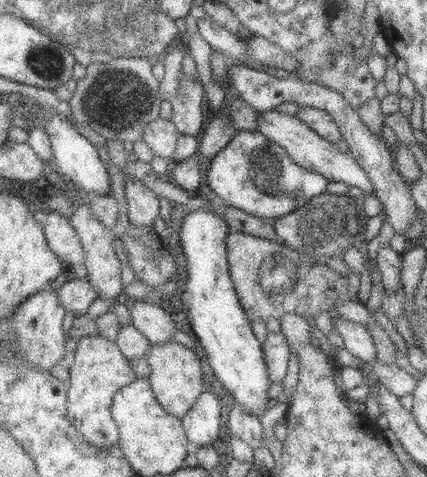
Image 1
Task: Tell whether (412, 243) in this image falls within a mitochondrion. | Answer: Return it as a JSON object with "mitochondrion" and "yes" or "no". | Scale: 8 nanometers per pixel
{"mitochondrion":"no"}

